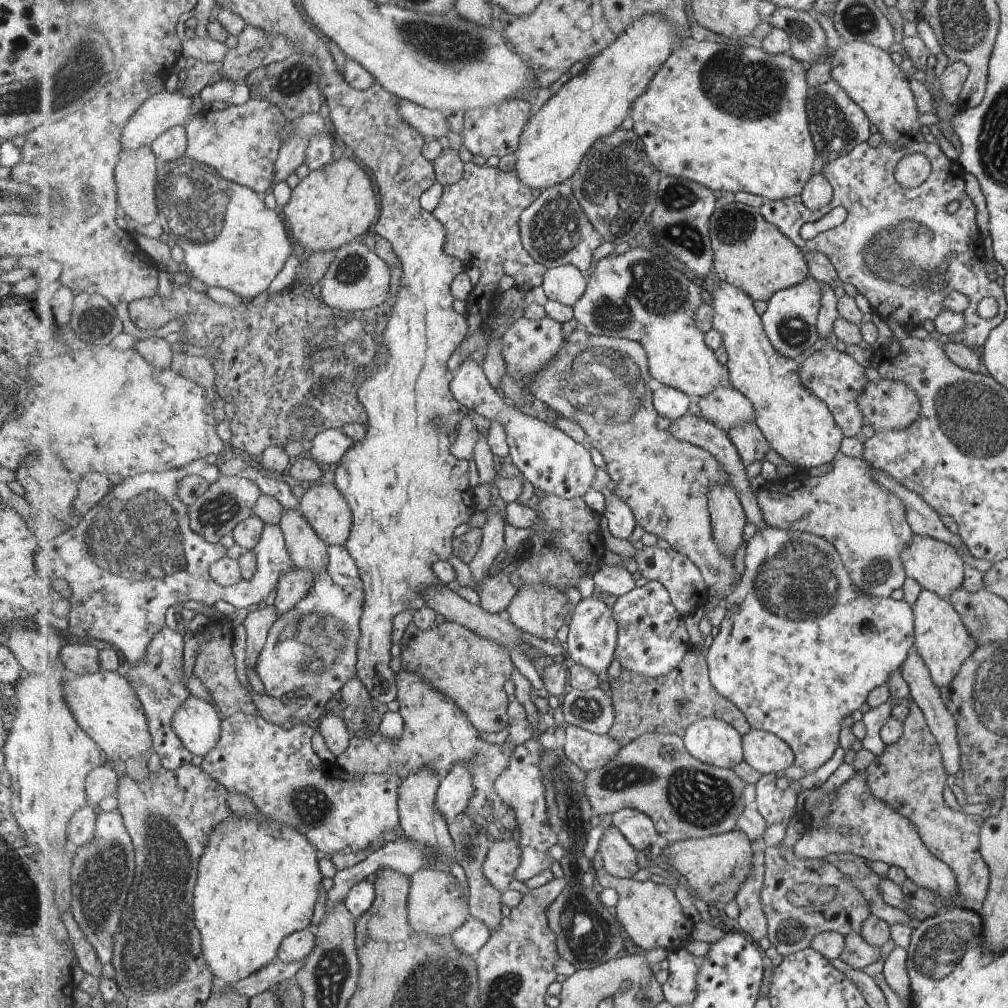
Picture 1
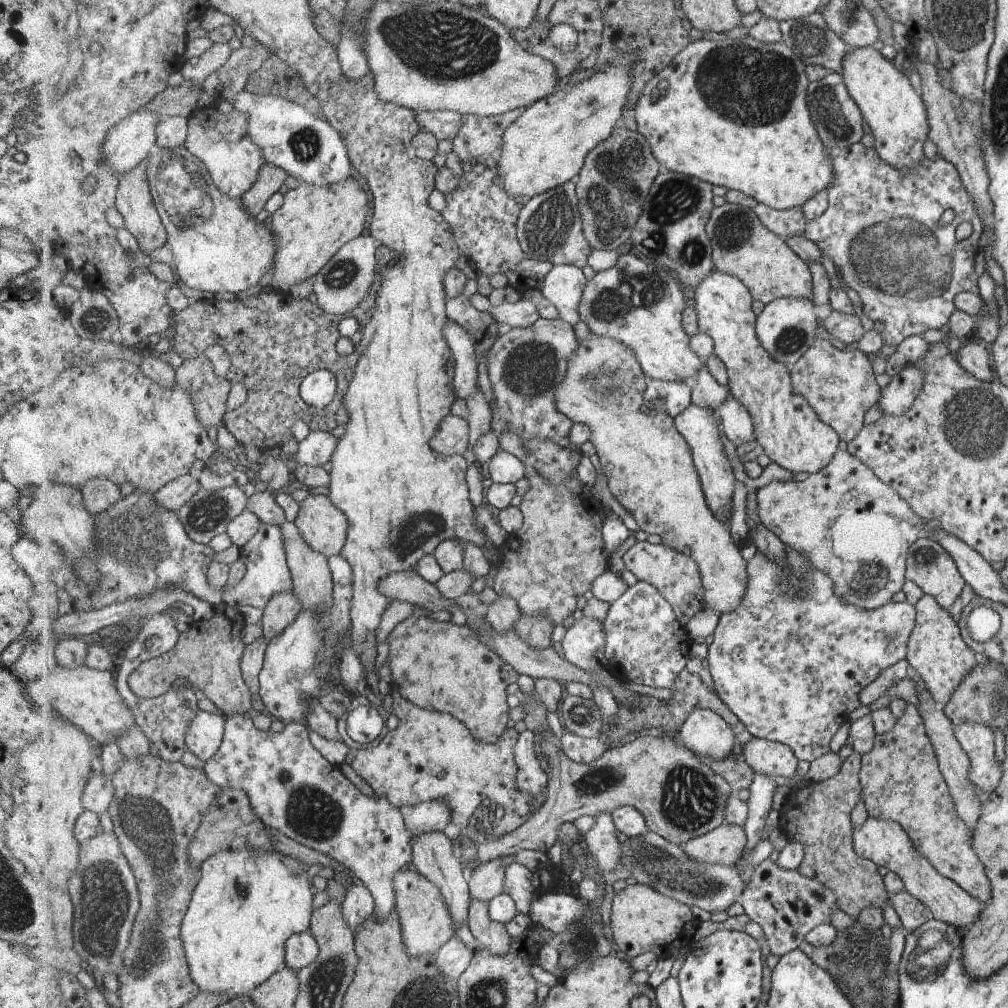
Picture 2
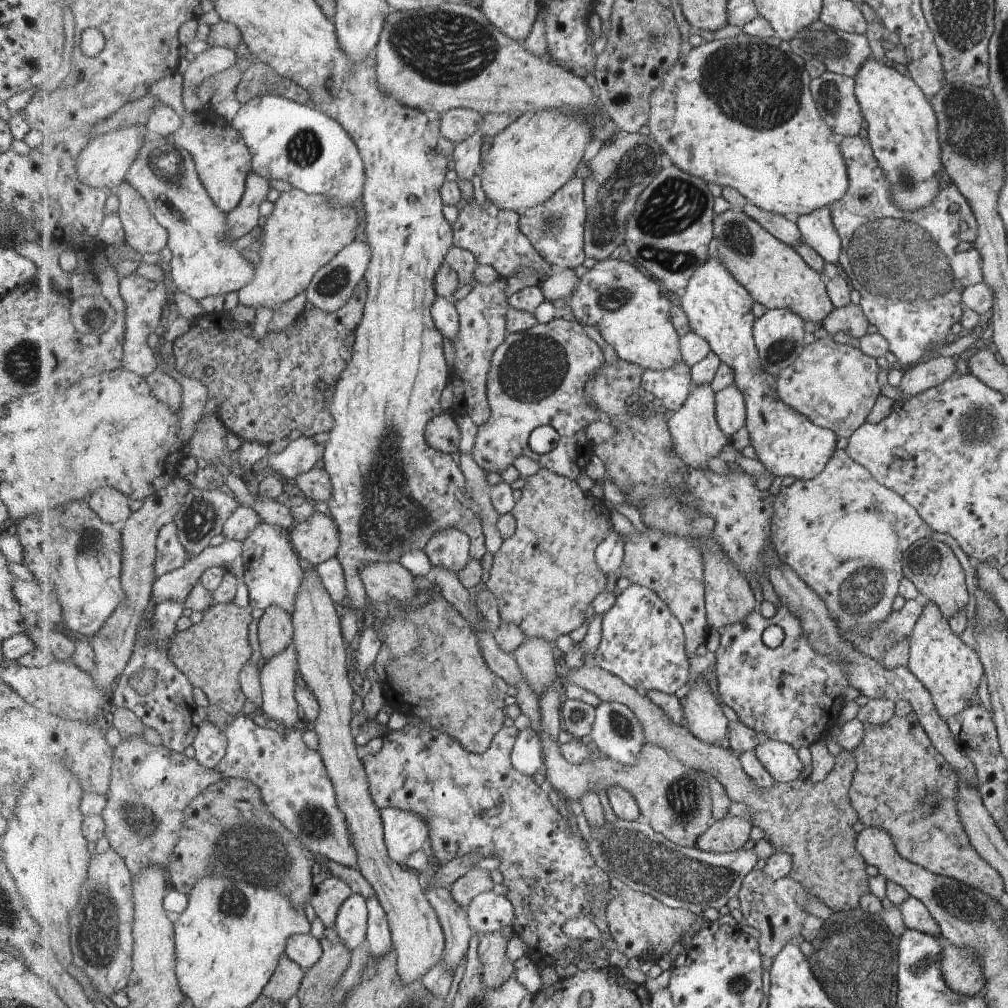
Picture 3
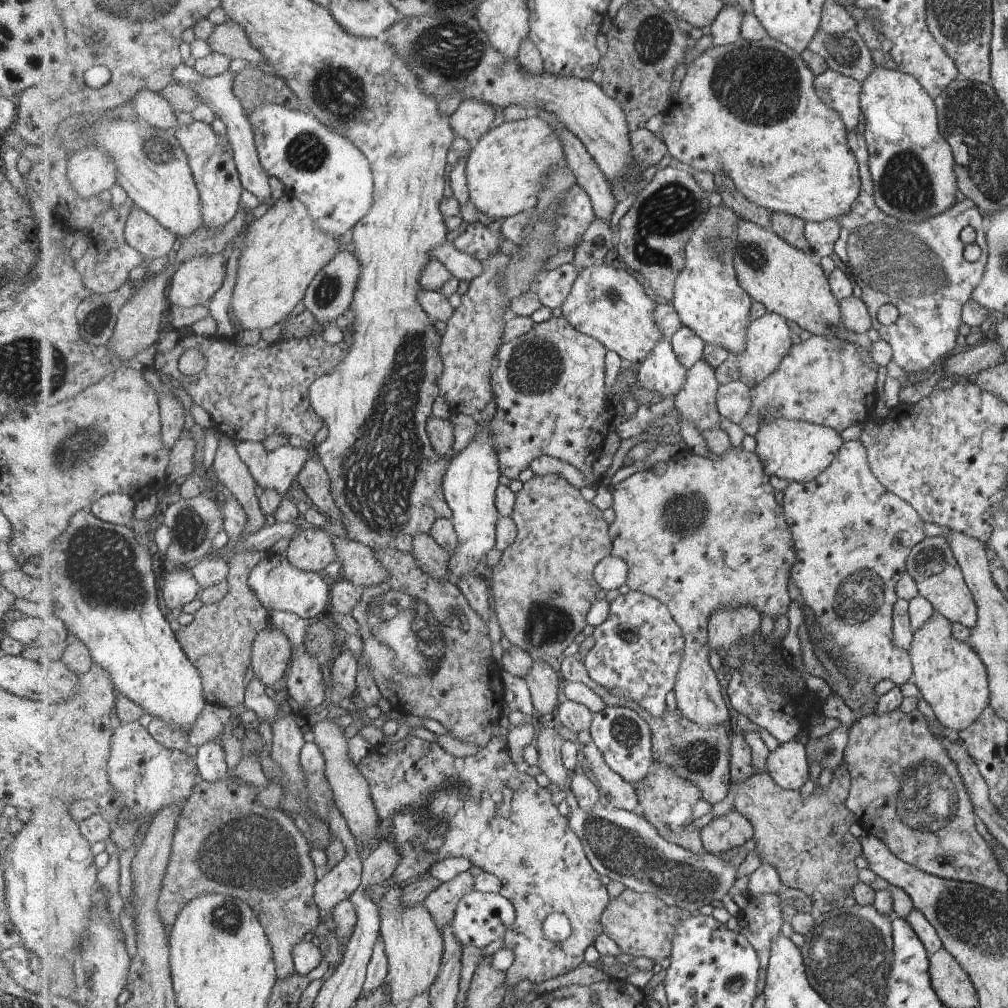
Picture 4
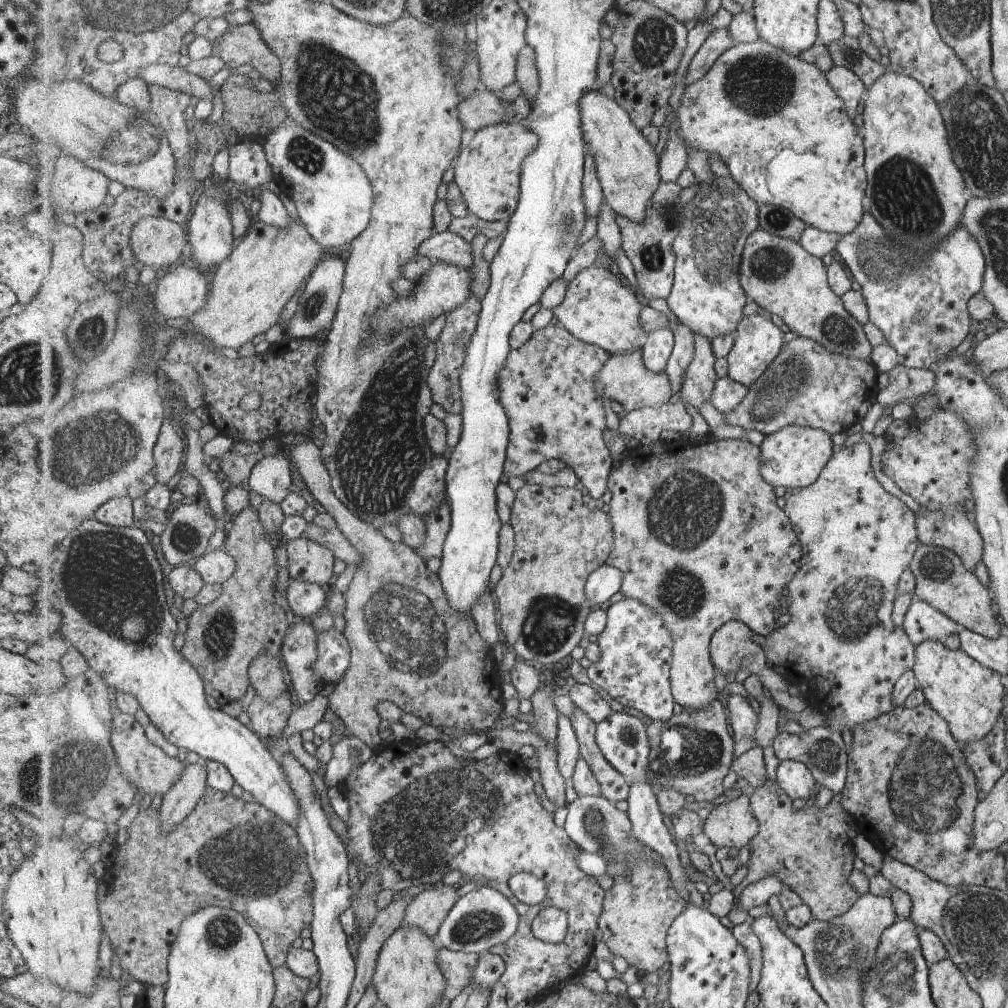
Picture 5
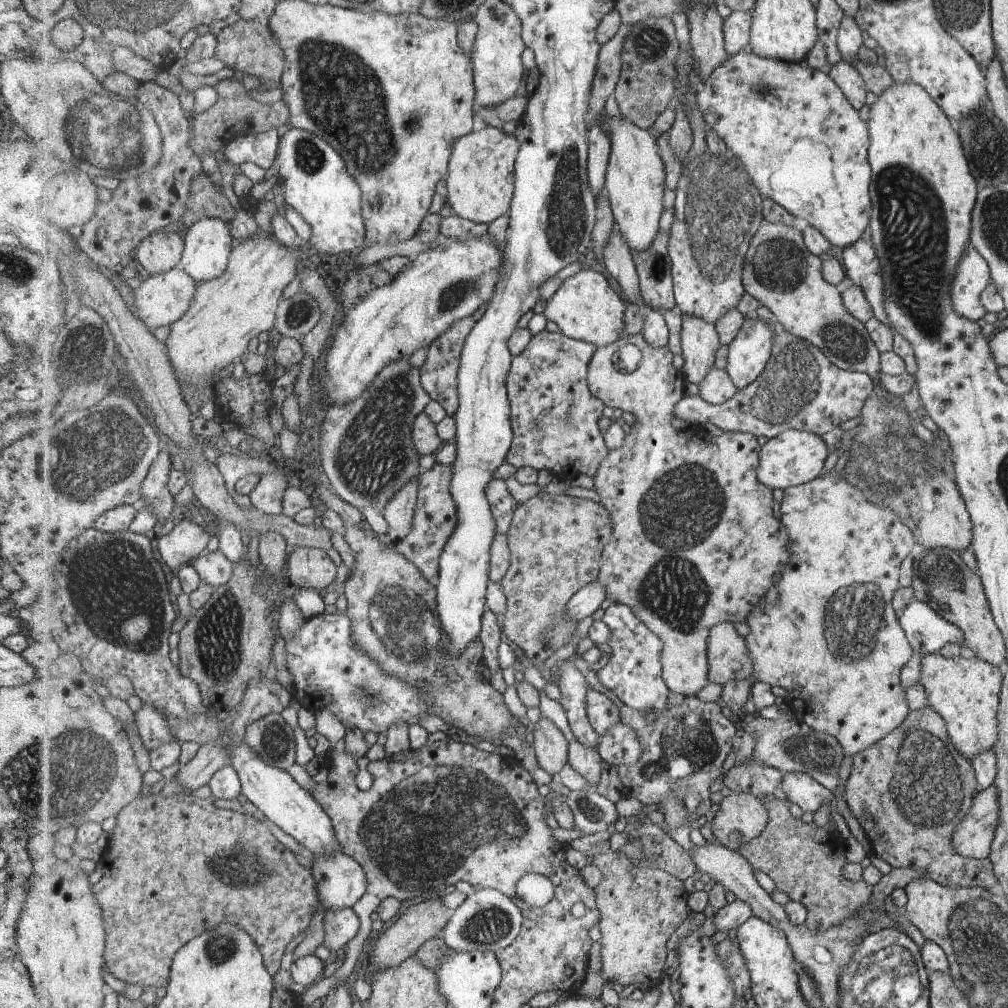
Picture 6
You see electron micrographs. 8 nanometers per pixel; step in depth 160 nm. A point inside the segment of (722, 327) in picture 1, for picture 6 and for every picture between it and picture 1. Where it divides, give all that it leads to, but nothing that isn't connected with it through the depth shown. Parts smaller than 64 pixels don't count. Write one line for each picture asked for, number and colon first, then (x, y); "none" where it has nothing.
2: (788, 428)
3: (720, 308)
4: (709, 298)
5: (708, 296)
6: (718, 210)

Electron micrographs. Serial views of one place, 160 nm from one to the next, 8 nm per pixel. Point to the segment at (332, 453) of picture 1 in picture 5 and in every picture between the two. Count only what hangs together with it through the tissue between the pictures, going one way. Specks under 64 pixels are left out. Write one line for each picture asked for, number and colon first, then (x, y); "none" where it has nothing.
2: (317, 449)
3: (301, 455)
4: (276, 470)
5: (271, 478)

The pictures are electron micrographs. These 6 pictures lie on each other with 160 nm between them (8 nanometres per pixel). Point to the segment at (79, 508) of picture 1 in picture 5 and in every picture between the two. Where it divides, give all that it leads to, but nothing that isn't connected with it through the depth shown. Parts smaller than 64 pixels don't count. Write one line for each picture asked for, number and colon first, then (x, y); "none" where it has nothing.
2: (101, 493)
3: (112, 505)
4: (117, 508)
5: (119, 512)

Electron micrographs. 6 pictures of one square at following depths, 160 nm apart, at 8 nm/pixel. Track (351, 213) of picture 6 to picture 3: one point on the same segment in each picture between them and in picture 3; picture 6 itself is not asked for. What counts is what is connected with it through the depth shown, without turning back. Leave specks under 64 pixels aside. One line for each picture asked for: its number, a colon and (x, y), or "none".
3: (301, 143)
4: (329, 173)
5: (333, 196)

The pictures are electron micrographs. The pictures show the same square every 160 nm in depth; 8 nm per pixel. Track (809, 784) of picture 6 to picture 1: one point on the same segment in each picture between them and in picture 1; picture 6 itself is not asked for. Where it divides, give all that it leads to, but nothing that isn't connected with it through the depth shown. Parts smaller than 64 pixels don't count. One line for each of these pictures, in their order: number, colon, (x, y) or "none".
1: (766, 752)
2: (771, 758)
3: (781, 759)
4: (788, 765)
5: (795, 778)

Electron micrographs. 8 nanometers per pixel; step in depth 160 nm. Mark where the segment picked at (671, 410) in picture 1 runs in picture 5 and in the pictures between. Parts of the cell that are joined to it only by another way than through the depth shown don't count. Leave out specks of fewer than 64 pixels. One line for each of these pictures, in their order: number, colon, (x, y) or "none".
2: (674, 396)
3: (673, 386)
4: (662, 373)
5: (657, 350)

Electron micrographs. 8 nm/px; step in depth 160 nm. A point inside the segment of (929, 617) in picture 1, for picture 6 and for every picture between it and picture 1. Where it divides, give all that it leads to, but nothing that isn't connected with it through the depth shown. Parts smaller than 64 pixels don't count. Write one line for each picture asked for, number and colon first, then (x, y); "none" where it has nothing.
2: (936, 653)
3: (949, 671)
4: (939, 661)
5: (968, 696)
6: (965, 692)

